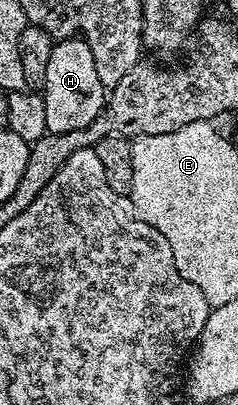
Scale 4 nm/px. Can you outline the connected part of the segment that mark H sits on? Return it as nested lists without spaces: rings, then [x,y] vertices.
[[[85,39],[66,40],[70,41],[59,40],[55,44],[52,59],[48,59],[44,86],[47,133],[67,133],[88,127],[102,114],[108,100],[108,89],[102,86],[104,77],[94,61],[90,42]]]

